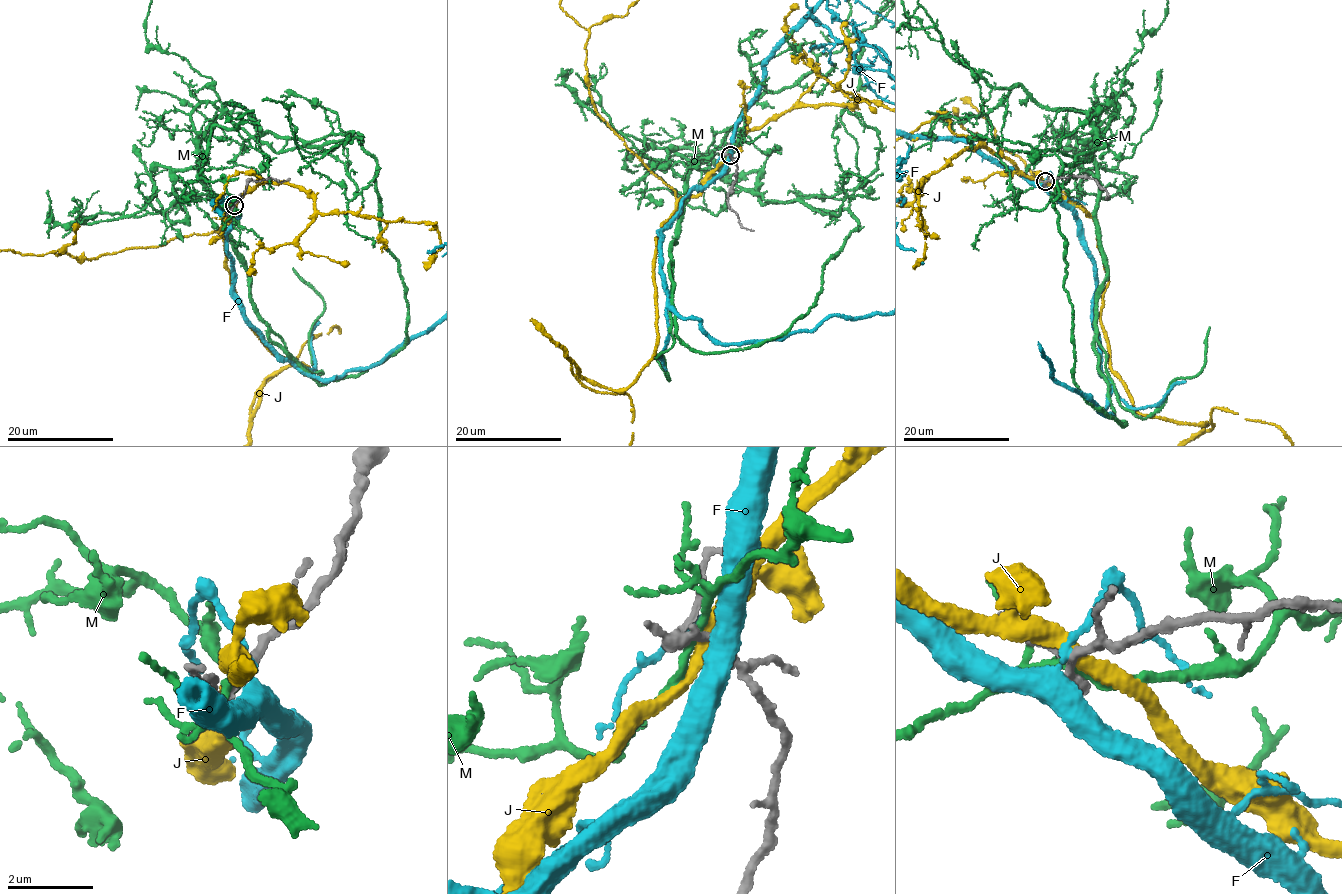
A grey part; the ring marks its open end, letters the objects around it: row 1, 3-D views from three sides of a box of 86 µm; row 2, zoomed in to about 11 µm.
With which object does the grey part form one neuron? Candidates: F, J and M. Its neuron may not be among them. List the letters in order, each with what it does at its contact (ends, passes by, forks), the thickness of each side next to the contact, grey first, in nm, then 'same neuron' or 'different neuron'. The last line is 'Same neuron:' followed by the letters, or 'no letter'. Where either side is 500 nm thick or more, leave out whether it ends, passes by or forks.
F: it passes by; calibres 180 and 280 nm; different neuron
J: it passes by; calibres 170 and 380 nm; different neuron
M: it passes by; calibres 200 and 170 nm; different neuron
Same neuron: no letter

